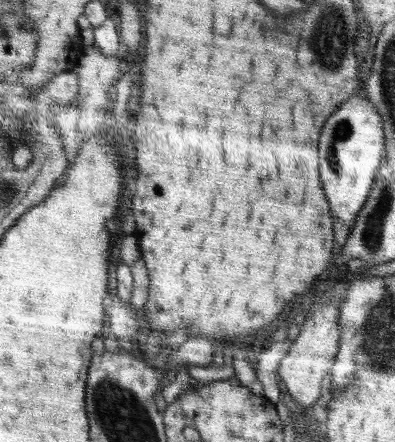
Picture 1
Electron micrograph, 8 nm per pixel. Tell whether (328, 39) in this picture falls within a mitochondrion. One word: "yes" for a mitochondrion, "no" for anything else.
yes

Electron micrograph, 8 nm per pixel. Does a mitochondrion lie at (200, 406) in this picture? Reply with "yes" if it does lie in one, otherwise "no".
no

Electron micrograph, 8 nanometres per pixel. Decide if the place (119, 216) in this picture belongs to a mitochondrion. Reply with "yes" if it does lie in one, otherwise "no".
no

